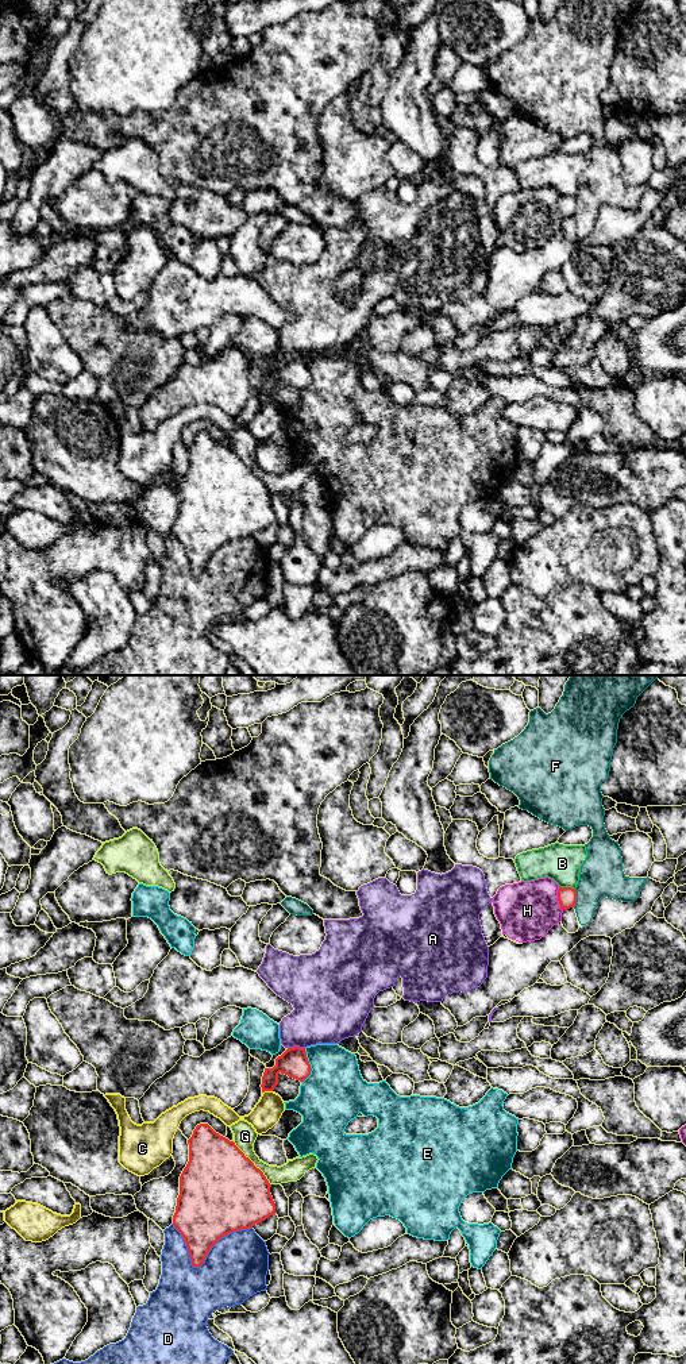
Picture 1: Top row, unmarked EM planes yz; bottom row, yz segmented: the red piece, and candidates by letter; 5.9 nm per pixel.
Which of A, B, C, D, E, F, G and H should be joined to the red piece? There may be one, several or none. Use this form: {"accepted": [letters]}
{"accepted": []}

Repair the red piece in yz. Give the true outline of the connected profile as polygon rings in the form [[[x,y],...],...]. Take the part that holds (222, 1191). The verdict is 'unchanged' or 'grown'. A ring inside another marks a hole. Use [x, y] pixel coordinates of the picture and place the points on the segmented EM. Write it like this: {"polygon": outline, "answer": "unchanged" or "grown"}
{"polygon": [[[208,1124],[197,1125],[188,1144],[189,1161],[180,1176],[173,1225],[186,1242],[192,1265],[200,1267],[221,1237],[265,1221],[275,1214],[275,1203],[263,1172],[234,1141],[216,1133]]], "answer": "unchanged"}

